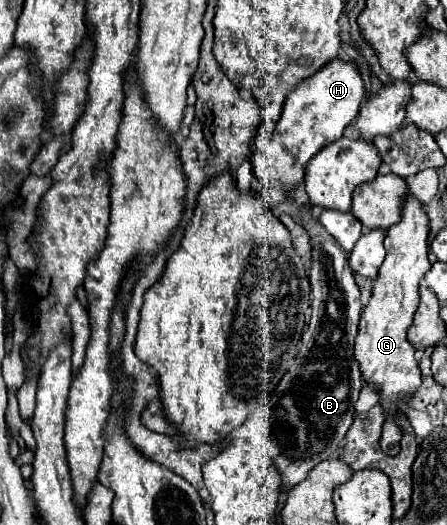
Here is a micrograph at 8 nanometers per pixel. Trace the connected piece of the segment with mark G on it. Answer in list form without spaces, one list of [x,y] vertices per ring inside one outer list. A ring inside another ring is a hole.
[[[411,195],[403,205],[401,221],[389,227],[385,235],[387,257],[379,267],[377,279],[373,281],[373,295],[361,313],[359,335],[355,339],[355,359],[359,363],[363,381],[375,387],[379,393],[379,403],[387,413],[387,423],[381,433],[381,449],[385,455],[397,455],[397,451],[401,451],[401,429],[395,427],[397,415],[401,413],[403,403],[409,401],[421,385],[421,369],[415,359],[415,347],[407,339],[407,329],[419,305],[419,281],[431,267],[427,259],[427,235],[429,219],[423,205],[417,201],[417,197]]]

